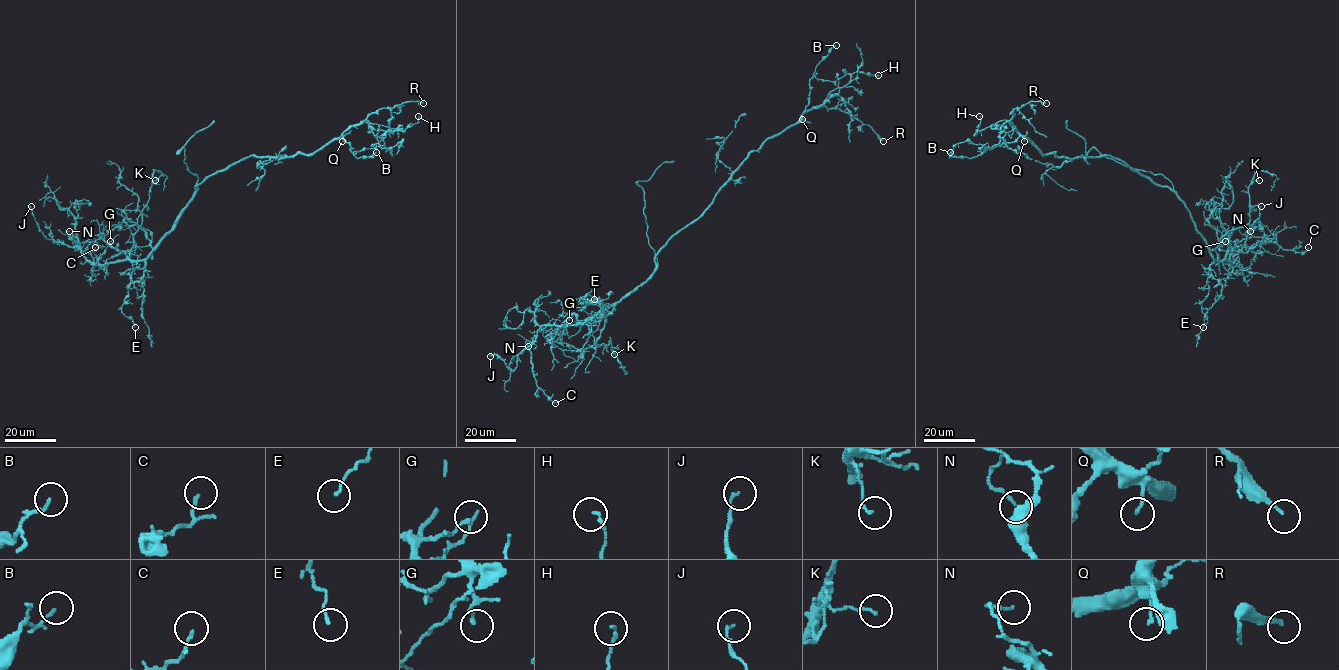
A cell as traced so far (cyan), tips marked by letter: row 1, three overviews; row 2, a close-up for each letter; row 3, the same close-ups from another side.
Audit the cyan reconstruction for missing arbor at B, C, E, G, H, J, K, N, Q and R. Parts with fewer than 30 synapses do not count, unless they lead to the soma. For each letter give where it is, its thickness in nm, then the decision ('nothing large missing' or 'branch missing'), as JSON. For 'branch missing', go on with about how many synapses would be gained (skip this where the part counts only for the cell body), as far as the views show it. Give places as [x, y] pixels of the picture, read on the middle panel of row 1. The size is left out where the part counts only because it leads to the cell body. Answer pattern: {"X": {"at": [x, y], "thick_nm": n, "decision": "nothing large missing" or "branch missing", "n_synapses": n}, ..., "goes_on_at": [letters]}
{"B": {"at": [836, 45], "thick_nm": 100, "decision": "nothing large missing"}, "C": {"at": [555, 403], "thick_nm": 120, "decision": "nothing large missing"}, "E": {"at": [594, 299], "thick_nm": 120, "decision": "nothing large missing"}, "G": {"at": [569, 320], "thick_nm": 150, "decision": "nothing large missing"}, "H": {"at": [878, 75], "thick_nm": 130, "decision": "nothing large missing"}, "J": {"at": [490, 356], "thick_nm": 120, "decision": "nothing large missing"}, "K": {"at": [614, 354], "thick_nm": 120, "decision": "nothing large missing"}, "N": {"at": [528, 346], "thick_nm": 130, "decision": "nothing large missing"}, "Q": {"at": [802, 119], "thick_nm": 120, "decision": "nothing large missing"}, "R": {"at": [883, 141], "thick_nm": 200, "decision": "branch missing", "n_synapses": 35}, "goes_on_at": ["R"]}

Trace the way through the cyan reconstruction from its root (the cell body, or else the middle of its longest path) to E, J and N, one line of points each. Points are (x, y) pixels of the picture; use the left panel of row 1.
E: (214, 174), (196, 186), (194, 196), (176, 225), (146, 260), (143, 277), (128, 288), (121, 312), (135, 327)
J: (214, 174), (196, 186), (194, 196), (176, 225), (140, 260), (92, 264), (77, 247), (47, 239), (31, 206)
N: (214, 174), (196, 186), (194, 196), (176, 225), (144, 259), (92, 264), (66, 231), (69, 231)

